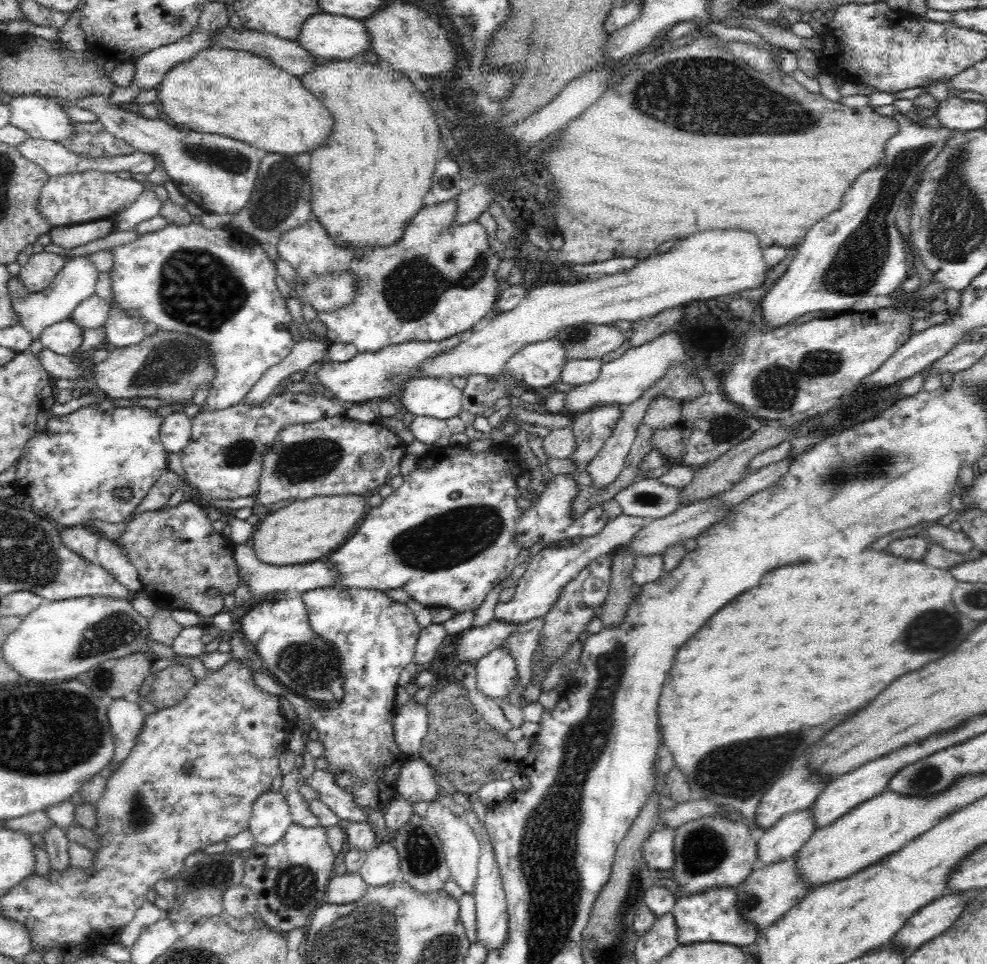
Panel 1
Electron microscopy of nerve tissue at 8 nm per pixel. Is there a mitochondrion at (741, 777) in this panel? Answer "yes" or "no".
yes

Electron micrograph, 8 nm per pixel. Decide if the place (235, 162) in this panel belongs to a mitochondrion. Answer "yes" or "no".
yes

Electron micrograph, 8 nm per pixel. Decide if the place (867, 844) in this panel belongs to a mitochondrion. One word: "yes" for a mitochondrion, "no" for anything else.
no

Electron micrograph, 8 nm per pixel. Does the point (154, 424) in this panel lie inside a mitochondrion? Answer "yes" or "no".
no

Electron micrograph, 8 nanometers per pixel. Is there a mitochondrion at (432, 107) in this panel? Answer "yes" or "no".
no

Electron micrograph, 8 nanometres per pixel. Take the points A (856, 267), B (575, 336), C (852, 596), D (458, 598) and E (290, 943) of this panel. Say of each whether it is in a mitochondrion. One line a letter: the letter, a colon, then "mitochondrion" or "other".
A: mitochondrion
B: mitochondrion
C: other
D: other
E: other

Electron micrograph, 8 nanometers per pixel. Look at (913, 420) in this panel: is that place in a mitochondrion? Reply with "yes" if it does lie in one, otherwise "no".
no

